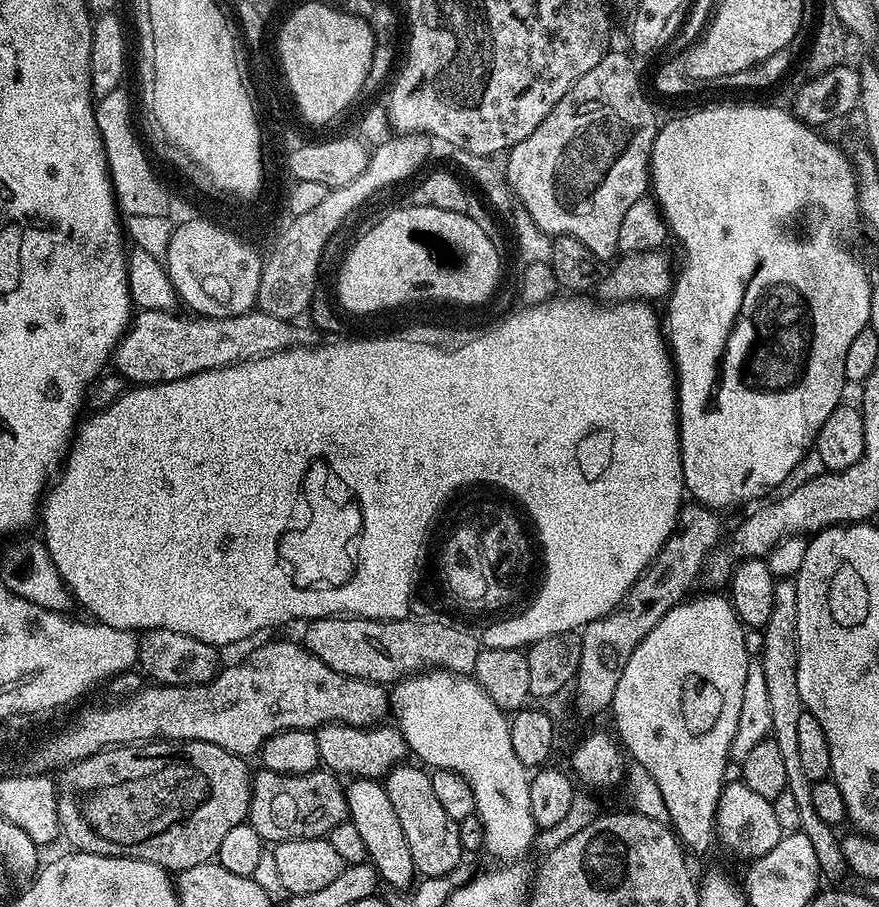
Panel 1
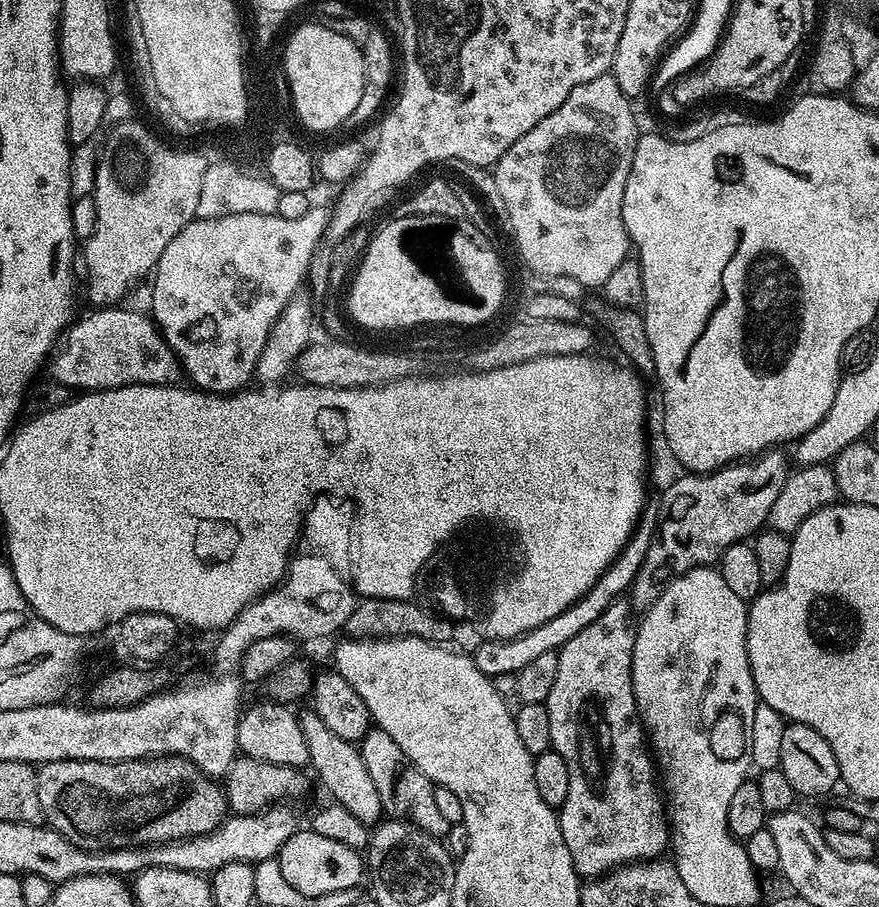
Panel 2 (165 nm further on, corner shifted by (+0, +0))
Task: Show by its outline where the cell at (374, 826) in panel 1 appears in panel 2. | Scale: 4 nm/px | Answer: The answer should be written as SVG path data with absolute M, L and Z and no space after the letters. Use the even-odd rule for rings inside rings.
M311 710L299 713L302 726L302 738L306 738L306 754L310 761L310 768L316 771L318 779L324 783L324 788L329 792L331 799L337 804L346 806L354 818L358 818L364 824L375 825L385 815L382 806L382 798L378 798L378 790L366 770L366 762L362 762L359 747L353 741L346 738L338 738L318 718L318 714Z

